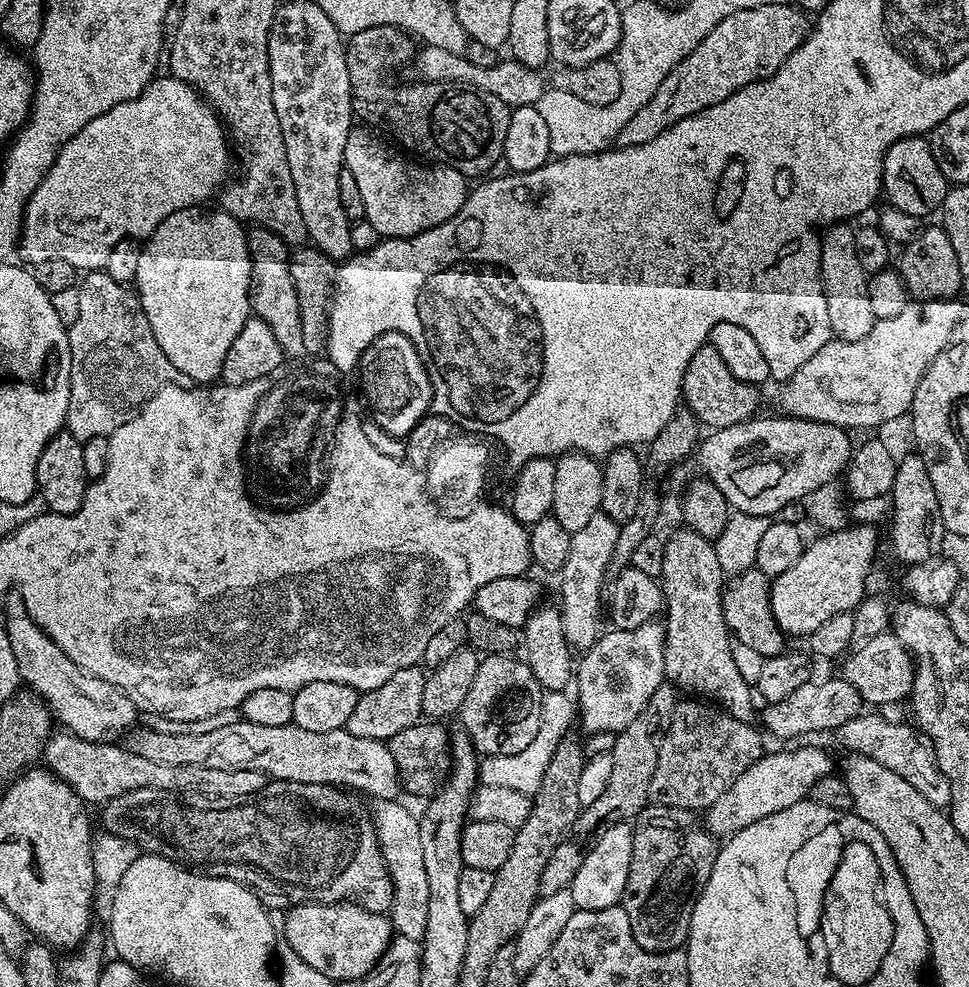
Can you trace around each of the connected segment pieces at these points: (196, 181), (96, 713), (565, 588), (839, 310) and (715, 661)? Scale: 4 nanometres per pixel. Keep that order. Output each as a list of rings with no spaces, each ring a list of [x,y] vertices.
[[[175,78],[160,79],[153,79],[151,84],[147,84],[141,96],[122,102],[118,106],[106,110],[106,114],[86,122],[86,126],[82,126],[82,130],[78,130],[78,134],[74,134],[74,138],[67,140],[60,149],[55,162],[42,178],[40,185],[34,190],[28,200],[28,205],[24,207],[24,226],[20,229],[18,237],[18,252],[19,255],[22,254],[29,260],[29,262],[27,261],[29,265],[35,266],[38,262],[46,262],[47,259],[62,259],[70,262],[70,266],[74,266],[77,270],[103,270],[106,266],[106,258],[110,258],[110,250],[114,250],[114,246],[118,246],[118,242],[129,238],[151,236],[163,220],[170,218],[170,214],[183,208],[203,205],[203,200],[216,187],[219,189],[225,183],[224,175],[228,172],[228,140],[224,137],[226,128],[221,117],[212,104],[191,85]]]
[[[23,615],[7,621],[10,646],[14,650],[21,681],[33,688],[29,689],[47,704],[53,717],[59,723],[61,720],[68,727],[65,729],[79,740],[110,742],[115,739],[114,735],[130,727],[138,715],[138,709],[130,697],[119,690],[104,690],[108,692],[101,696],[91,696],[90,693],[83,692],[76,685],[81,676],[77,665],[67,655],[62,654],[61,647],[41,631],[31,615]]]
[[[603,510],[597,512],[594,518],[590,518],[590,522],[582,526],[582,530],[571,533],[569,553],[566,554],[565,563],[560,571],[560,622],[566,642],[577,653],[587,652],[601,631],[600,594],[604,590],[604,576],[609,573],[608,563],[612,561],[619,533],[620,525],[611,520]]]
[[[837,222],[823,233],[820,245],[820,278],[824,281],[826,314],[830,317],[832,335],[838,340],[857,340],[872,332],[876,325],[870,310],[869,277],[862,270],[856,253],[856,233],[844,222]]]
[[[685,526],[680,530],[664,540],[662,574],[658,577],[664,589],[666,616],[668,612],[664,624],[664,675],[677,689],[689,688],[689,693],[711,698],[735,720],[751,721],[754,692],[738,674],[734,662],[734,637],[724,620],[726,574],[718,562],[716,545]]]

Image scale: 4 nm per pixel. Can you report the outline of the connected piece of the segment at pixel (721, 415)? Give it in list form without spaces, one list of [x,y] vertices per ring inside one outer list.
[[[704,343],[690,358],[690,362],[684,371],[682,386],[680,387],[683,403],[700,419],[705,429],[729,428],[738,426],[742,422],[753,419],[757,415],[756,407],[760,404],[761,389],[754,384],[746,384],[734,378],[718,355],[714,346]]]

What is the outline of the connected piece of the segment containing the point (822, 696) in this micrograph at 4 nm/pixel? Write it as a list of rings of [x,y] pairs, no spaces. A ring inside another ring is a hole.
[[[843,678],[824,680],[821,684],[806,683],[798,686],[790,698],[782,698],[782,702],[767,705],[764,712],[763,731],[777,736],[780,740],[792,740],[795,736],[808,736],[811,732],[820,732],[823,728],[838,730],[850,718],[861,715],[862,697],[860,692],[850,682]]]

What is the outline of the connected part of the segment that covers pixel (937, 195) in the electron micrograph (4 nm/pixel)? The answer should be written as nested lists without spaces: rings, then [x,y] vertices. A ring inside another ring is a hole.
[[[905,136],[888,147],[884,156],[883,195],[887,203],[908,215],[924,218],[943,205],[950,185],[938,170],[938,162],[932,153],[932,145],[924,136]]]

